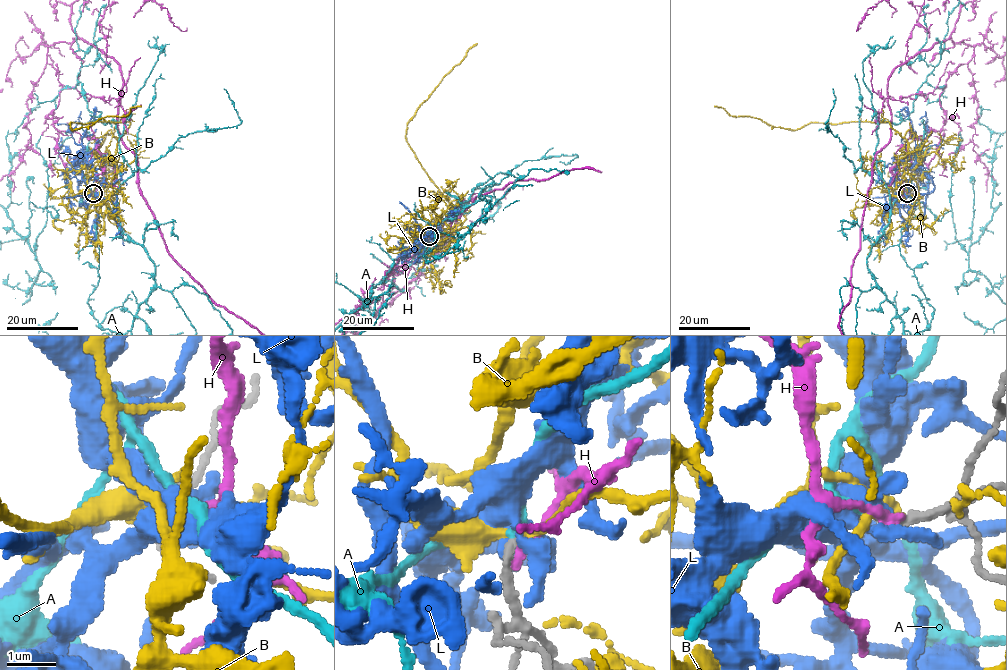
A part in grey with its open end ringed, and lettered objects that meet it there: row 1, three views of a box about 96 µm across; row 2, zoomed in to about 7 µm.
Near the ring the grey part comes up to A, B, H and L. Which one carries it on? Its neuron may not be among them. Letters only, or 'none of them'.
A

